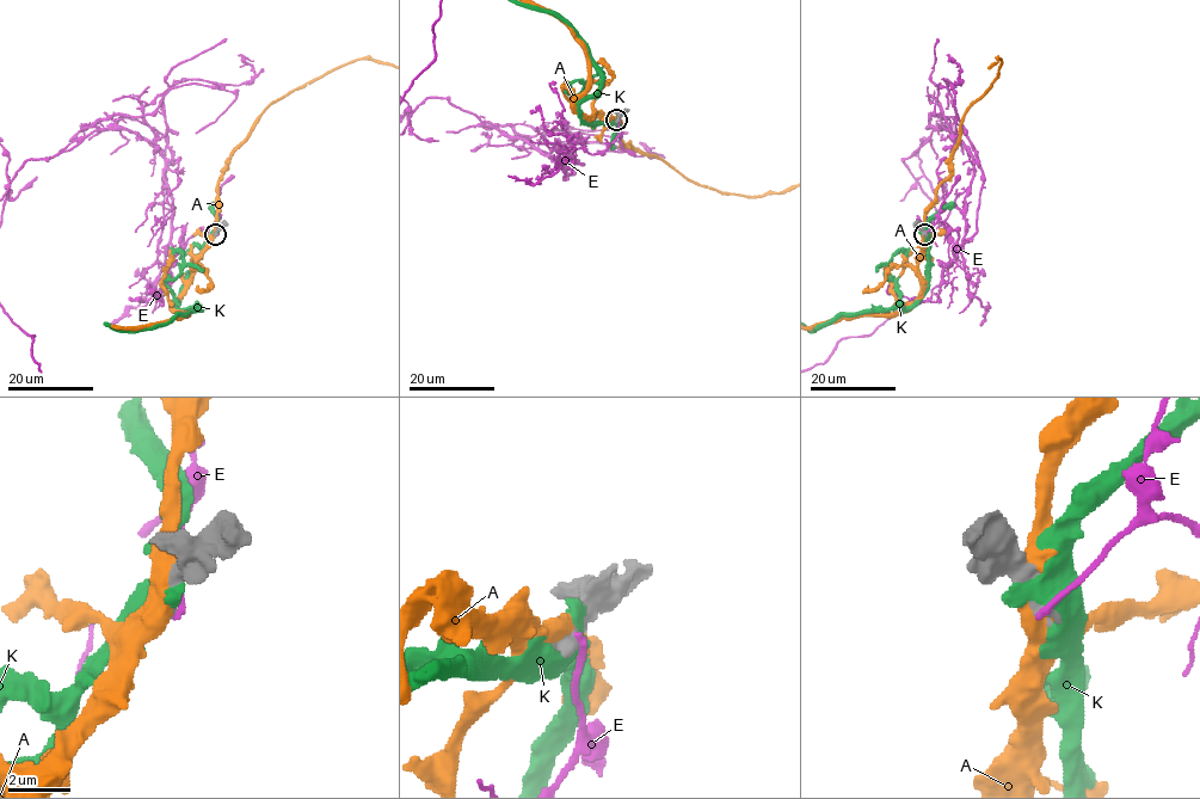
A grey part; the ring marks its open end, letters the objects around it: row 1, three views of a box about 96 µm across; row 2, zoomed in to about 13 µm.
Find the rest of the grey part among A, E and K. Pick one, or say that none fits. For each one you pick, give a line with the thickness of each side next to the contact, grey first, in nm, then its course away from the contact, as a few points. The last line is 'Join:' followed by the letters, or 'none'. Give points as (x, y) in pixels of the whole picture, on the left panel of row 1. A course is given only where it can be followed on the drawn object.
Join: none

